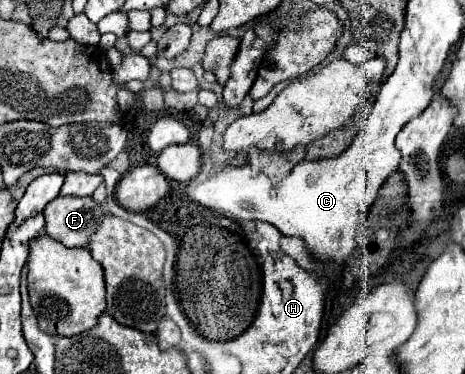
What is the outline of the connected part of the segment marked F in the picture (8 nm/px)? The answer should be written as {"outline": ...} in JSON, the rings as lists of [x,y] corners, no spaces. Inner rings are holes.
{"outline":[[[58,195],[54,201],[48,203],[48,207],[44,209],[46,215],[46,233],[60,241],[66,247],[86,247],[90,241],[90,235],[96,233],[104,211],[100,207],[100,203],[96,203],[92,197],[62,197]]]}

